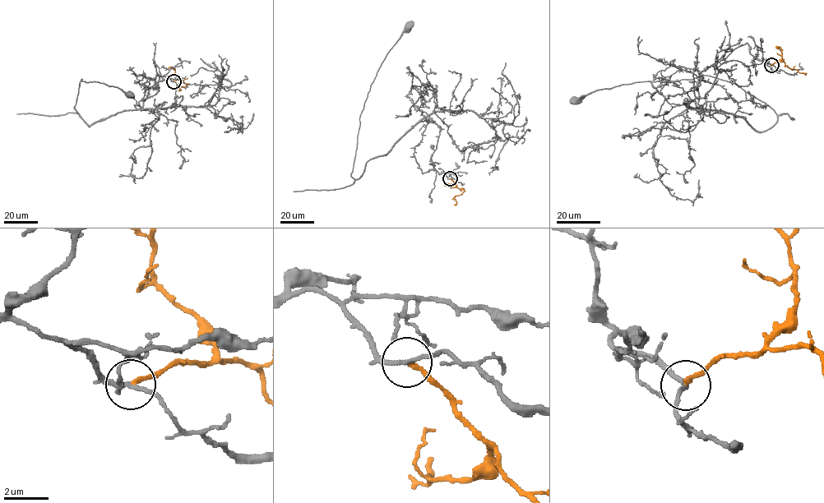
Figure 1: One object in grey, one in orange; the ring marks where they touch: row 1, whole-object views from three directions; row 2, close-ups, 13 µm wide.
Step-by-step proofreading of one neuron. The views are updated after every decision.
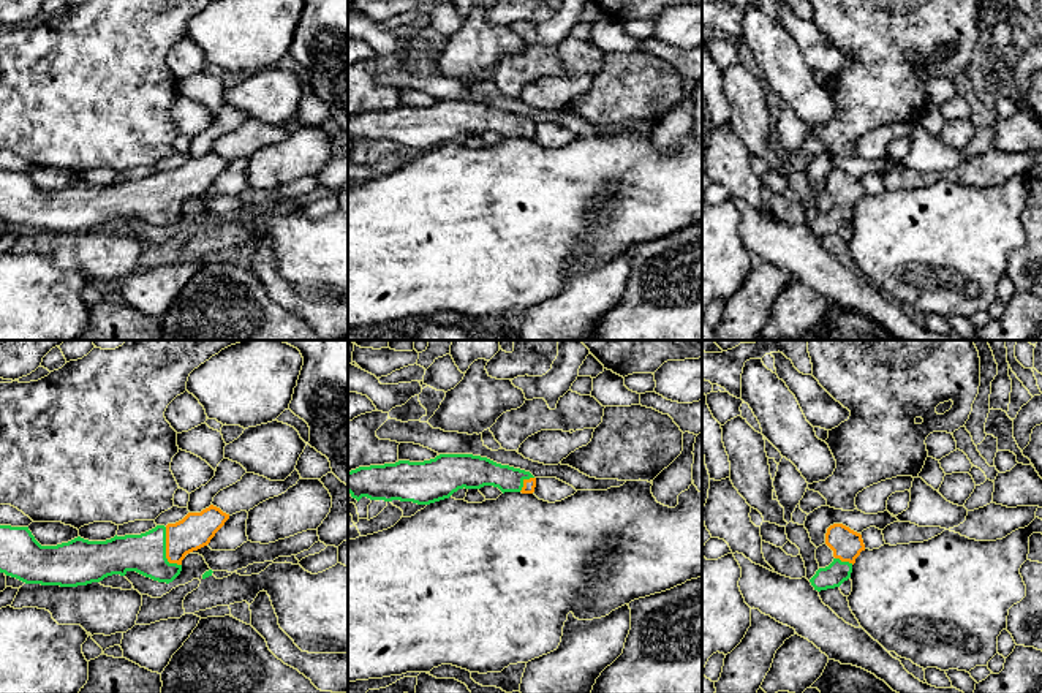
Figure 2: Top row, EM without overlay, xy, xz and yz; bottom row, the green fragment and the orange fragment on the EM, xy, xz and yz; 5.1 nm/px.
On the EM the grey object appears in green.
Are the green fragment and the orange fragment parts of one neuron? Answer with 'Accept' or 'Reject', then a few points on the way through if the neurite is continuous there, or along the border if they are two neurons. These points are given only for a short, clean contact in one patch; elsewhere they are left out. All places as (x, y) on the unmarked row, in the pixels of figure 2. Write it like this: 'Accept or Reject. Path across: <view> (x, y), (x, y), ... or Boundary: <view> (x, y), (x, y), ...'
Accept

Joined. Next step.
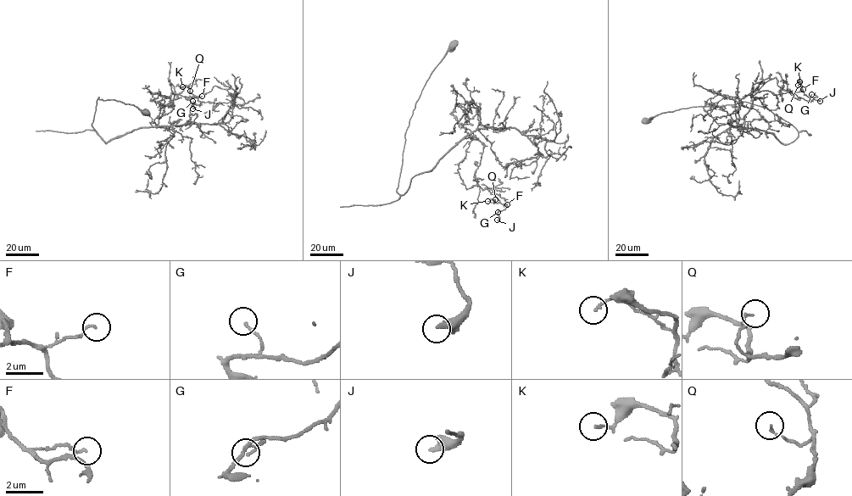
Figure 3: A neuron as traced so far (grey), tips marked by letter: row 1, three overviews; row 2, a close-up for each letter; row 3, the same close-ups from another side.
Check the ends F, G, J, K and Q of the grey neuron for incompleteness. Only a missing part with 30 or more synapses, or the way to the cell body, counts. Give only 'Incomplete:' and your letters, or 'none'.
Incomplete: none

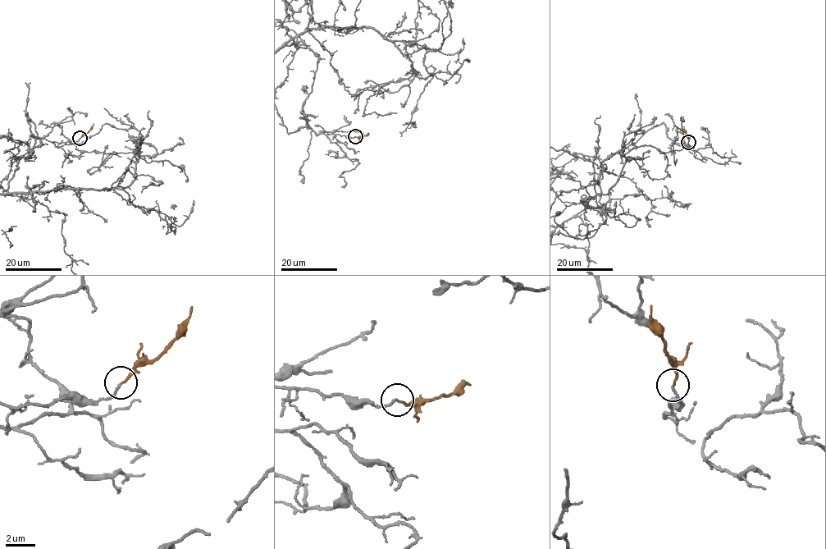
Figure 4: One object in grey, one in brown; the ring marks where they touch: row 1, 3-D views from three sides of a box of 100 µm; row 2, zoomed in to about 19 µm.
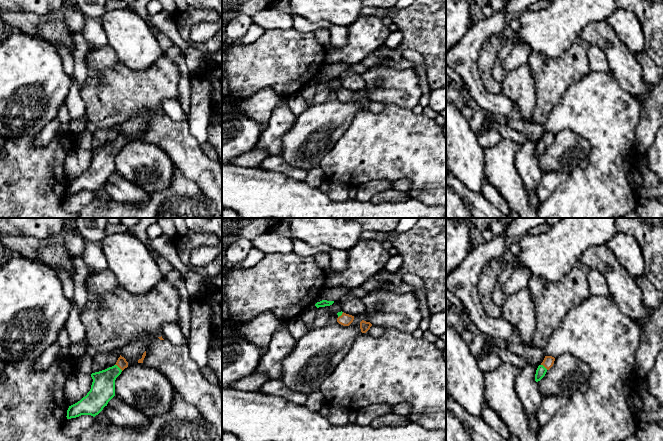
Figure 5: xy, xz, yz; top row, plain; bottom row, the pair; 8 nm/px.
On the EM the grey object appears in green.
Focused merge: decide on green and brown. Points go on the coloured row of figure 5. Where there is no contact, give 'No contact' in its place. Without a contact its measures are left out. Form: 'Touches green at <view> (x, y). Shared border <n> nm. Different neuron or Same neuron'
Touches green at xy (118, 367). Shared border 80 nm. Same neuron

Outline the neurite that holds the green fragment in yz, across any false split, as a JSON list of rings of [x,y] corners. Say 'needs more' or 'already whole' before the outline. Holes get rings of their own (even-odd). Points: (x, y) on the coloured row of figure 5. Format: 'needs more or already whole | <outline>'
needs more | [[[545,356],[543,362],[538,366],[535,374],[535,381],[540,381],[546,372],[553,366],[555,358],[552,356]]]

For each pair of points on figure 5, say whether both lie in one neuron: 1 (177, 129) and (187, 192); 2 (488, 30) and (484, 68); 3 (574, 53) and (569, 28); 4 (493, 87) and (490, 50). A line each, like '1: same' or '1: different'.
1: different
2: different
3: different
4: same

